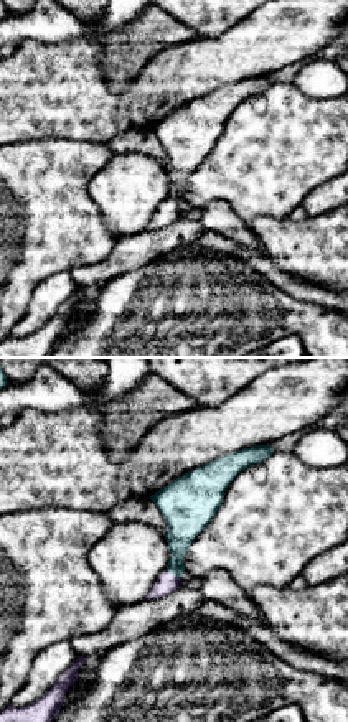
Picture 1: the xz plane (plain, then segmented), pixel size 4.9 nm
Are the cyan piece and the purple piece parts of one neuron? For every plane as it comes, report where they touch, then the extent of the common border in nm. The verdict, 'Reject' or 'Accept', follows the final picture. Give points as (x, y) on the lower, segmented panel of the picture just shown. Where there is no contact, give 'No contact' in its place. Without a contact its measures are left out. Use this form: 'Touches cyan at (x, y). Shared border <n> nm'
Touches cyan at (172, 574). Shared border 80 nm

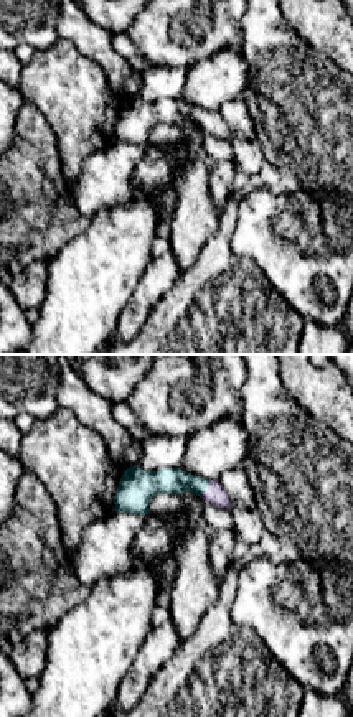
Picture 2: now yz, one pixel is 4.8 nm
Touches cyan at (207, 488). Shared border 100 nm

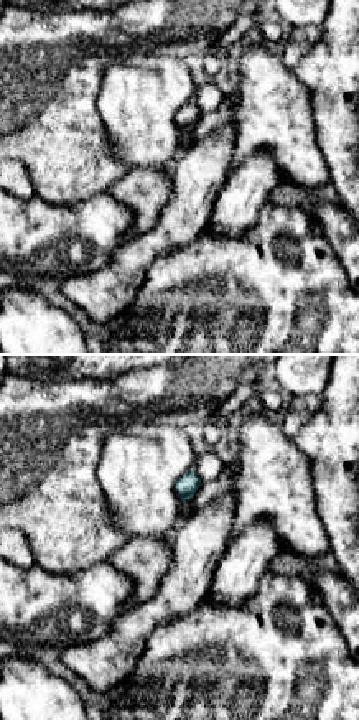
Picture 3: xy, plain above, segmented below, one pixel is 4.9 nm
Touches cyan at (180, 493). Shared border 50 nm

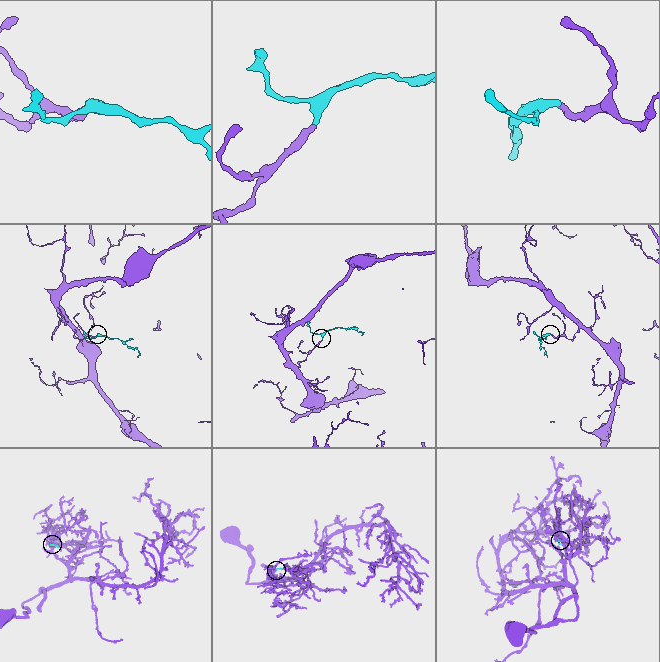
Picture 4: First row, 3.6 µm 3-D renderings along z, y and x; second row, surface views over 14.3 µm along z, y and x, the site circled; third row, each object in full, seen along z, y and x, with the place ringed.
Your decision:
Accept

